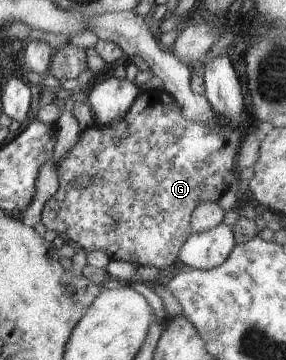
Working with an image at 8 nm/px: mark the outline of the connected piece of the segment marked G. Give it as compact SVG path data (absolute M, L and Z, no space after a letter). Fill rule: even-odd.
M140 90L116 124L92 124L81 131L74 146L57 164L59 187L43 204L39 221L85 252L101 250L109 260L128 261L137 267L154 266L158 270L168 268L191 232L191 212L200 203L216 201L232 182L237 148L245 133L242 126L232 129L224 118L216 116L214 125L186 120L166 91ZM76 176L90 176L90 180L82 188L74 188L70 182Z

